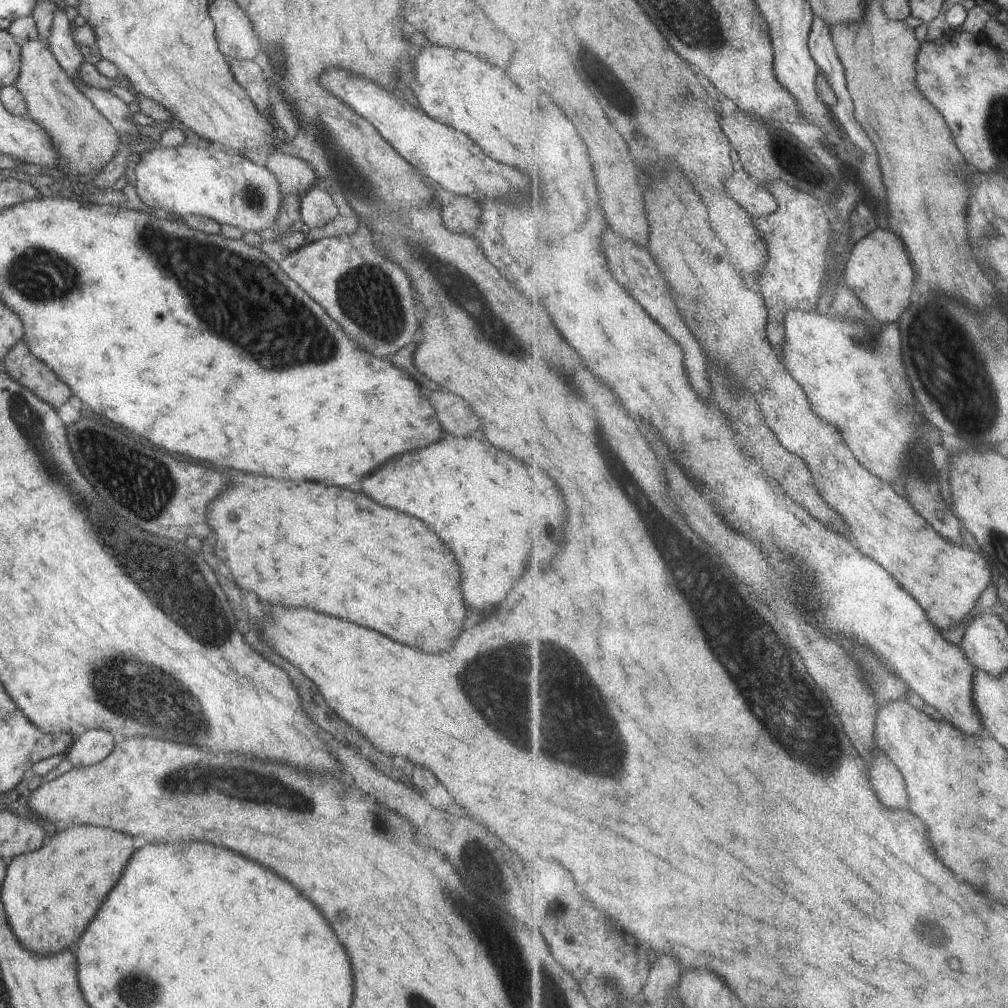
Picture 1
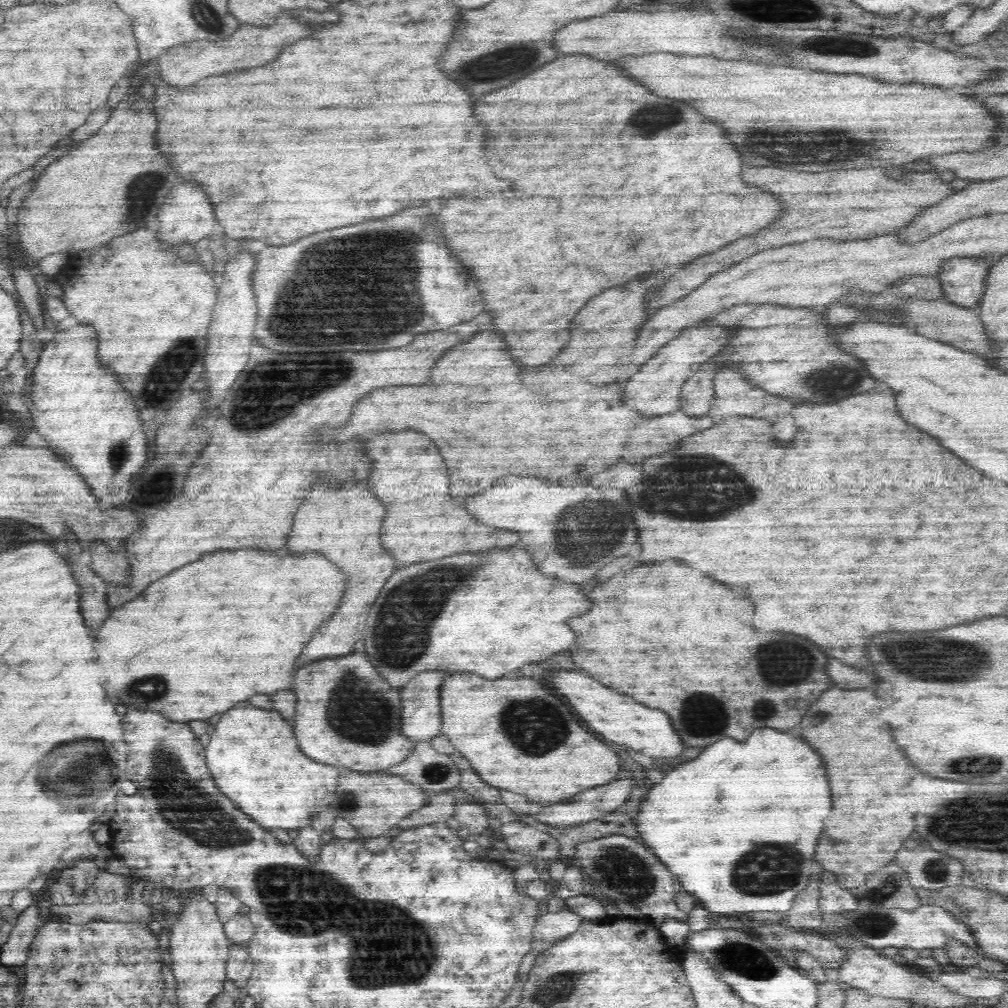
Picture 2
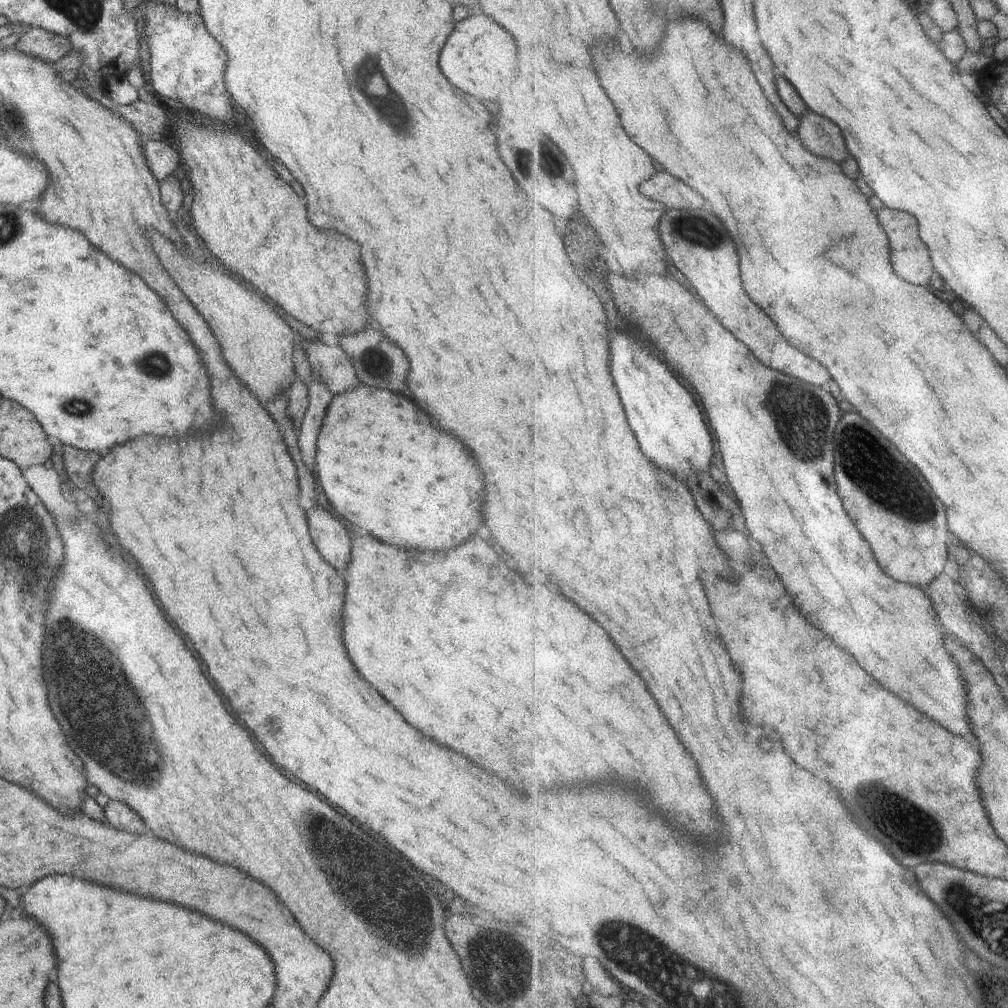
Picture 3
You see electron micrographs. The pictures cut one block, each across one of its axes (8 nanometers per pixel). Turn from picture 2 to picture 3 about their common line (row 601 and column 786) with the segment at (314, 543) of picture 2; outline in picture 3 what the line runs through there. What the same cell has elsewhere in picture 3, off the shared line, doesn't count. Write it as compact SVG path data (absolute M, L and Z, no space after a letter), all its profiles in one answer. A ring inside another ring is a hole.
M672 210L668 216L664 216L662 224L664 232L664 244L668 244L668 254L674 260L674 264L692 280L700 296L708 300L708 308L724 320L724 326L736 332L752 352L756 352L758 360L764 360L770 368L776 368L778 372L796 376L804 382L826 386L832 376L826 366L822 366L818 360L806 356L798 348L794 348L776 322L748 296L744 282L742 282L742 268L740 268L740 254L738 246L732 240L726 224L710 210Z

